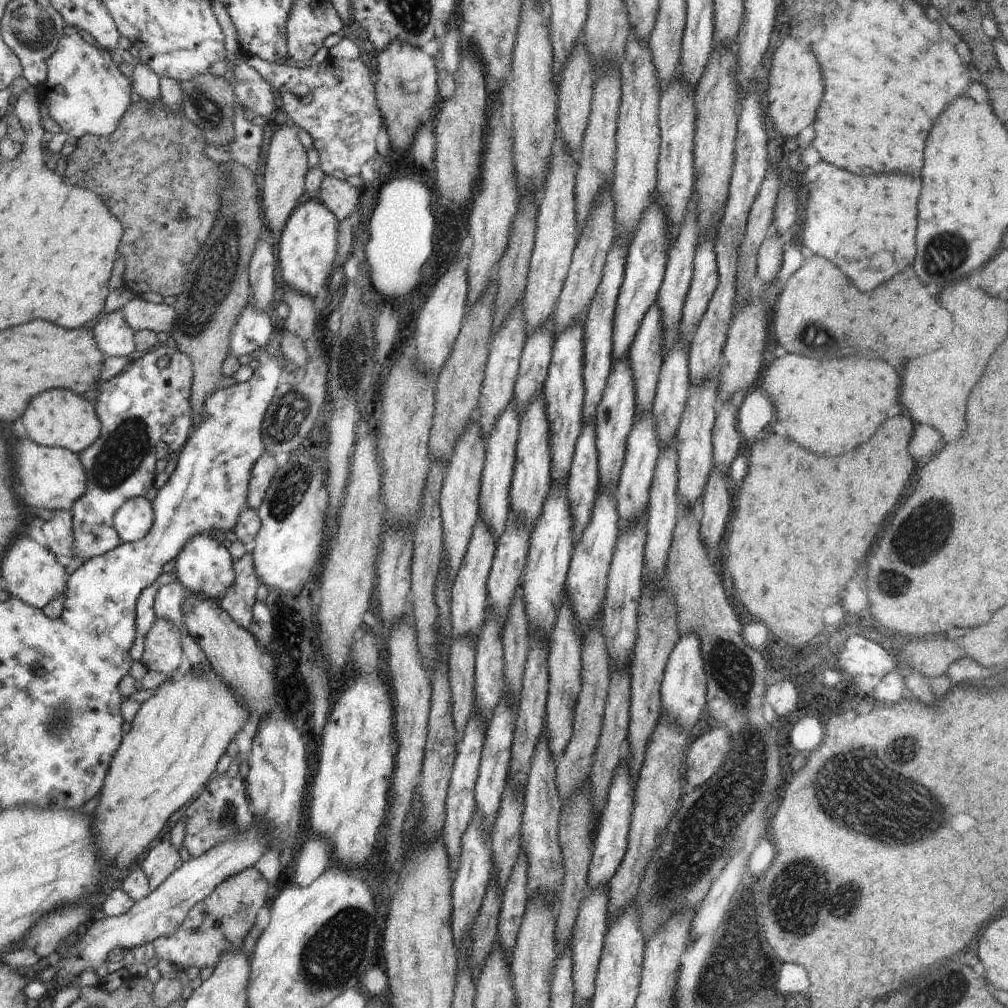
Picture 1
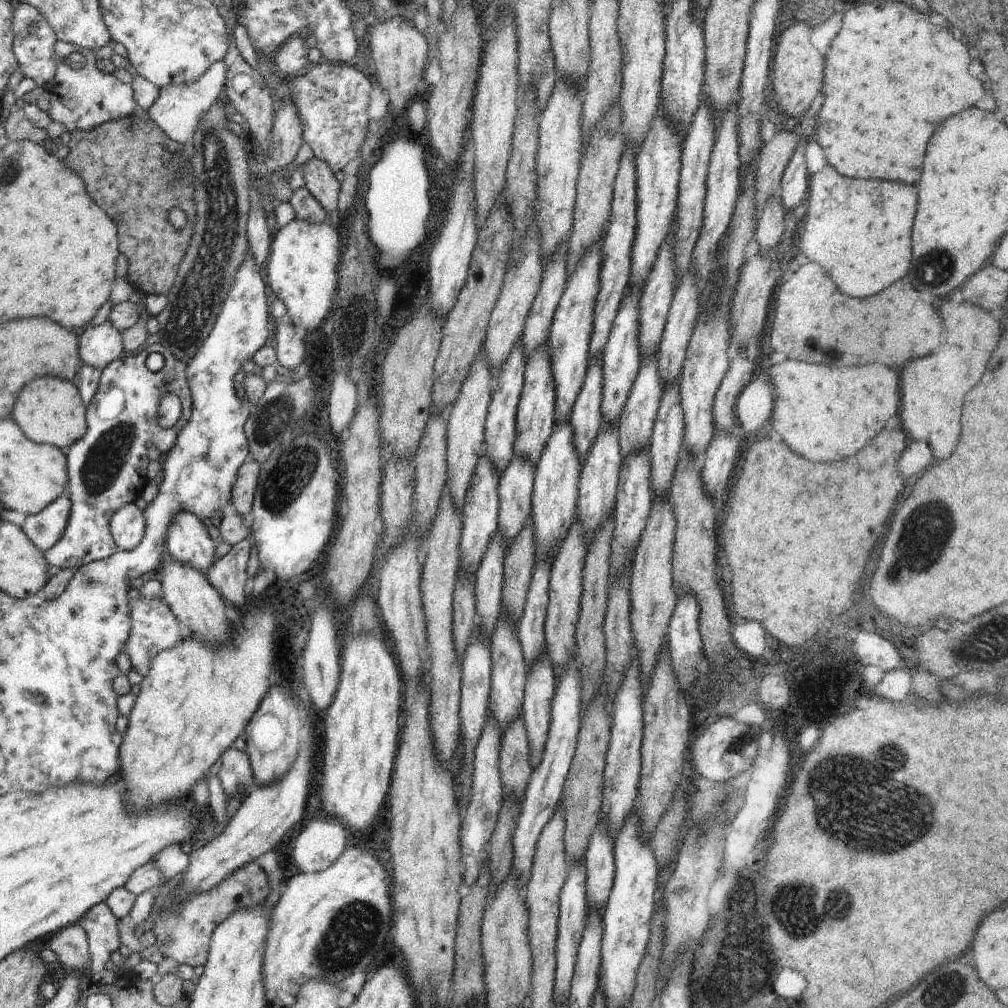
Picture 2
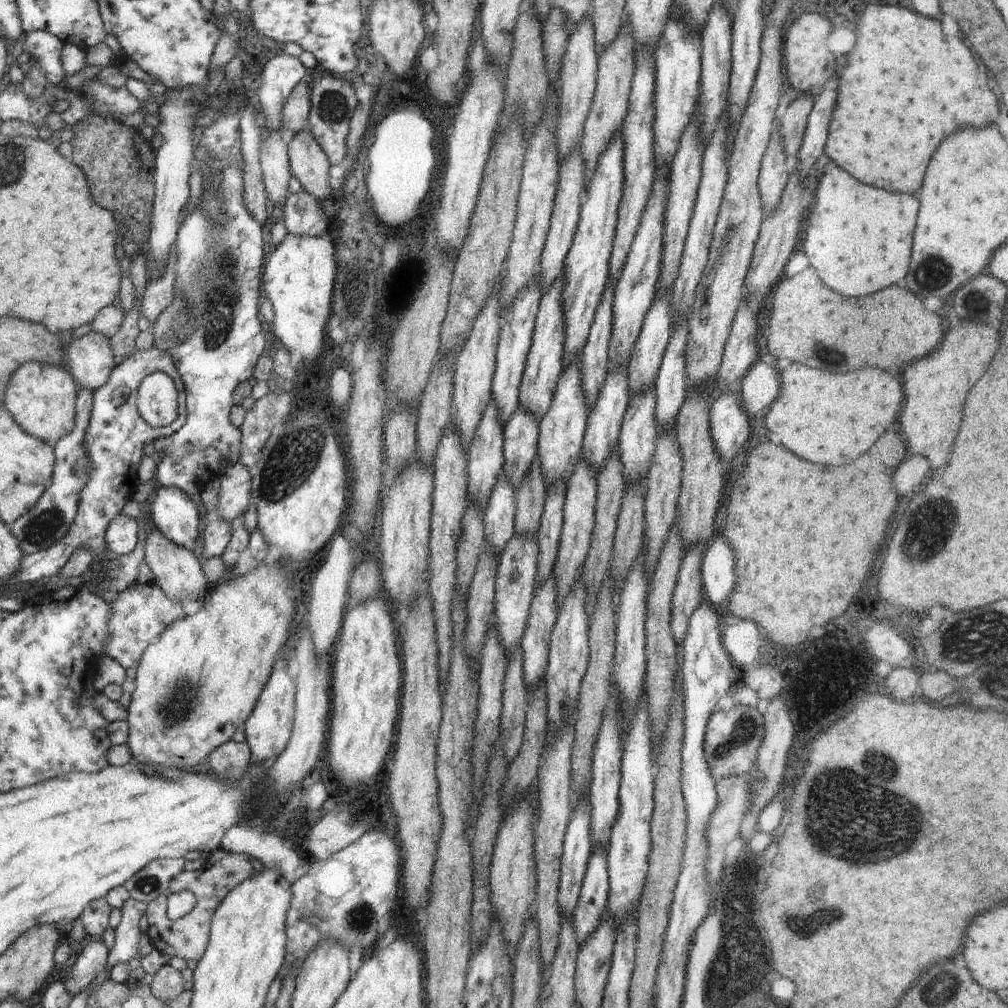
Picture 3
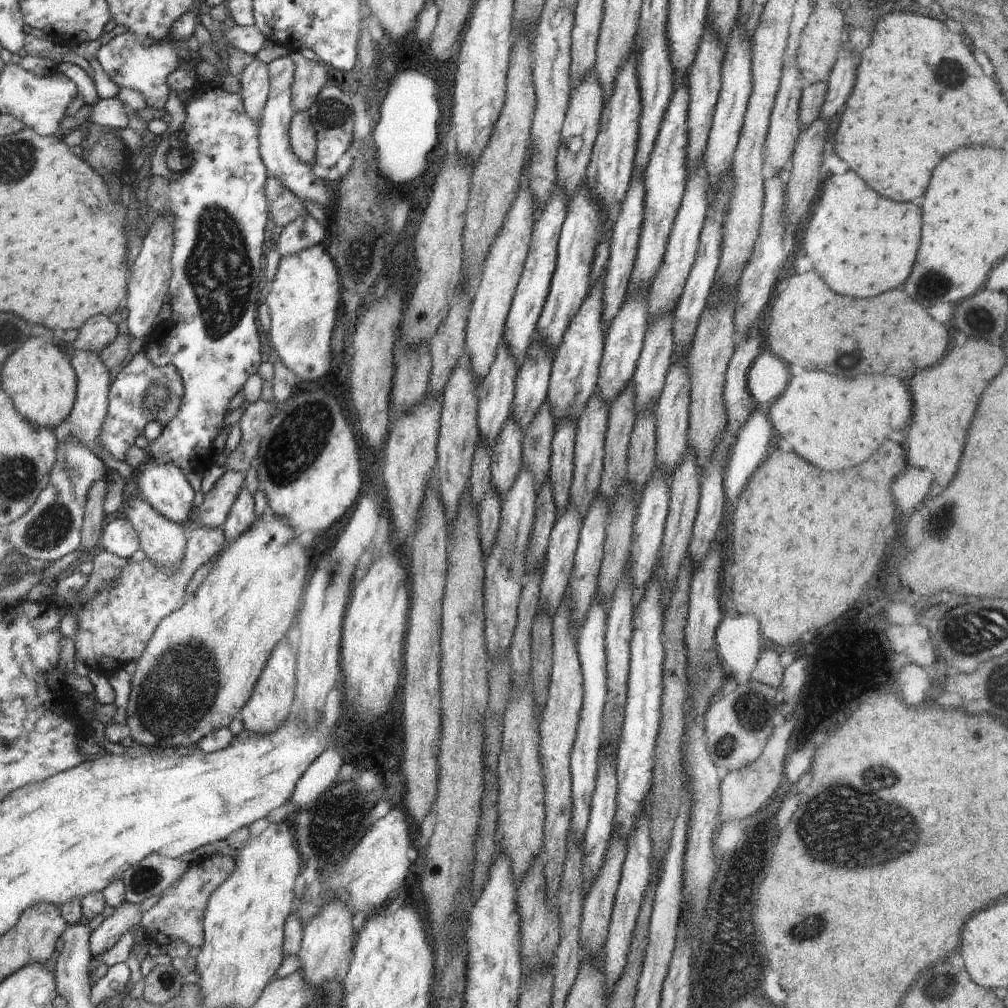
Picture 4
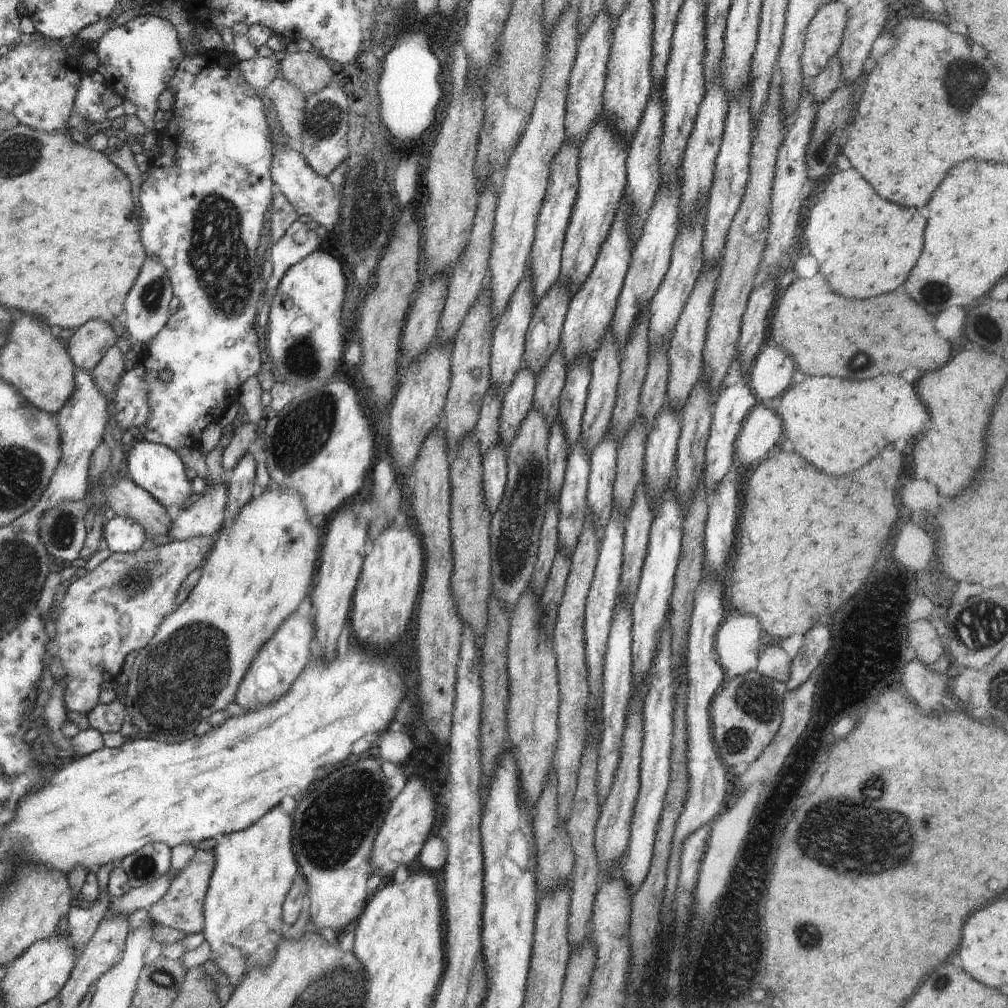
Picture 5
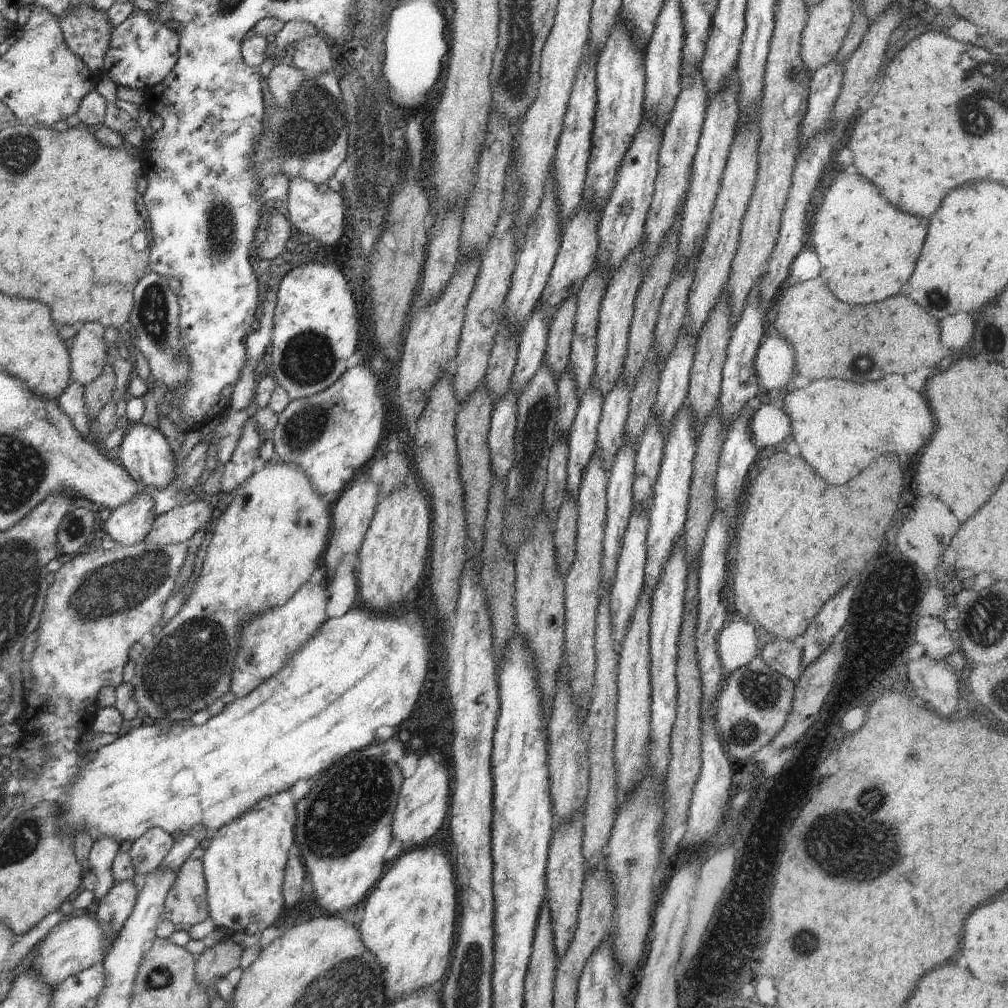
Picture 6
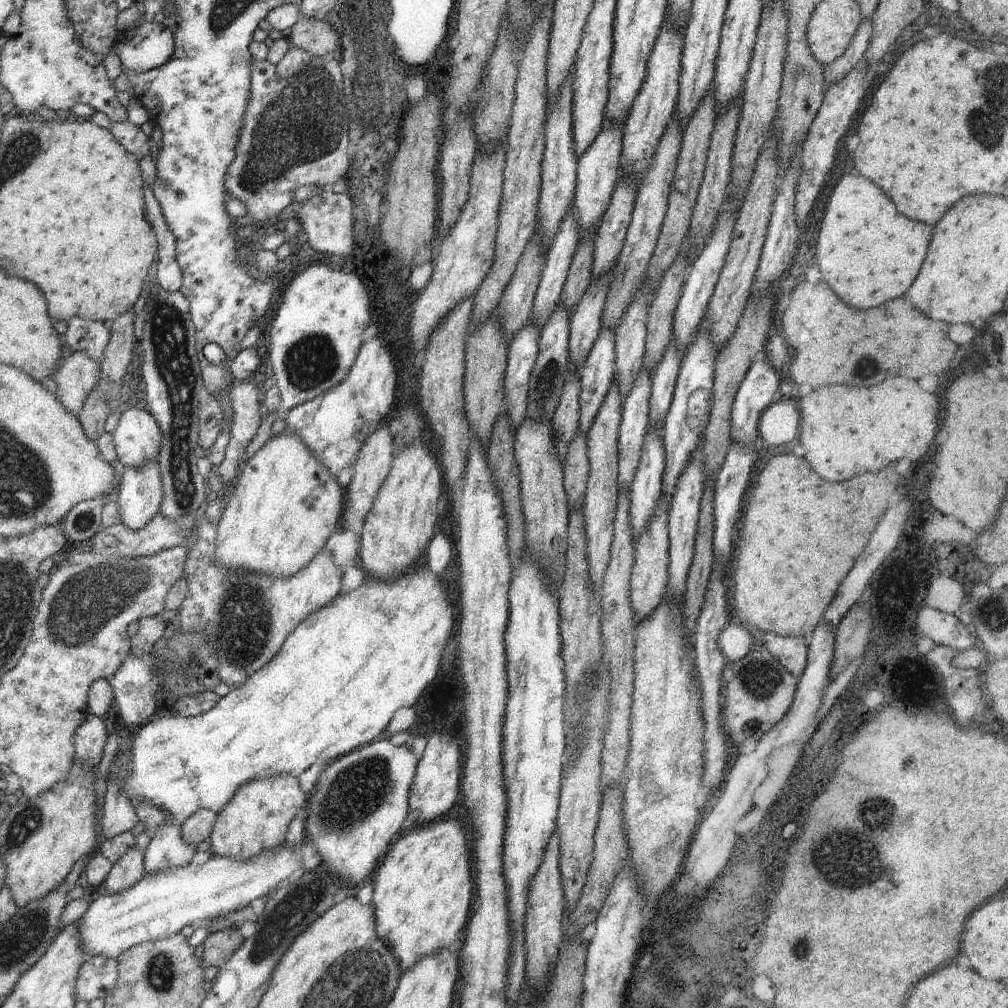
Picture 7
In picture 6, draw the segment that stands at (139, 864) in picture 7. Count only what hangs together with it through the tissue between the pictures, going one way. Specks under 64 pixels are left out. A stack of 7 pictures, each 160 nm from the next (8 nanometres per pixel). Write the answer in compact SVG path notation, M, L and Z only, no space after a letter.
M133 881L116 883L104 898L99 900L98 910L94 914L100 927L105 927L105 934L111 931L116 935L128 920L137 901L137 891Z

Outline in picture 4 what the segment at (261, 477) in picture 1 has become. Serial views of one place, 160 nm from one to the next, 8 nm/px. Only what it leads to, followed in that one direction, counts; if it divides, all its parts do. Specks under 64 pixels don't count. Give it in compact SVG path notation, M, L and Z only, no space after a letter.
M226 470L214 483L212 489L199 497L194 511L200 511L200 522L204 526L221 527L245 485L245 474Z

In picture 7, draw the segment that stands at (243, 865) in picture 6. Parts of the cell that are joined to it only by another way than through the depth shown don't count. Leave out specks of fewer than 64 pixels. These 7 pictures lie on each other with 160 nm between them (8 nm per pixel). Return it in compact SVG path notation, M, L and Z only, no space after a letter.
M275 775L265 779L248 781L238 787L234 798L217 815L217 820L210 834L210 857L221 856L231 859L241 859L242 862L261 856L263 852L275 851L285 844L288 825L294 820L297 812L306 806L305 794L300 790L298 778L292 775Z

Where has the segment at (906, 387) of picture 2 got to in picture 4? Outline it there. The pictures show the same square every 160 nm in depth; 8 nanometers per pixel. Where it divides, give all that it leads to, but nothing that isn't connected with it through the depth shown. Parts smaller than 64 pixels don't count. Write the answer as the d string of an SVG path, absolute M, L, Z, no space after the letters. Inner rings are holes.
M967 338L963 346L954 346L942 357L936 366L922 368L910 378L913 413L905 433L905 453L910 467L930 470L938 484L946 486L956 474L962 440L966 438L970 420L978 408L980 396L986 386L1000 374L1006 358L1003 348L987 340ZM960 406L962 406L962 426L960 426Z

